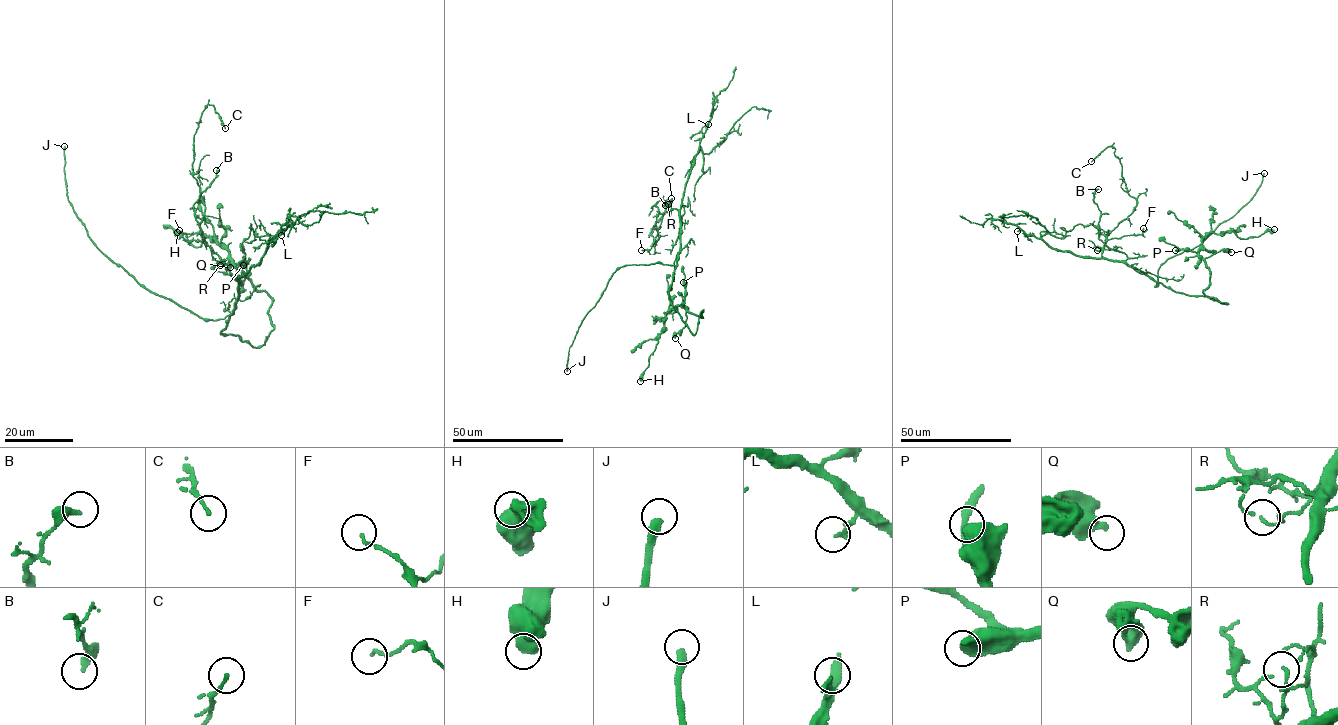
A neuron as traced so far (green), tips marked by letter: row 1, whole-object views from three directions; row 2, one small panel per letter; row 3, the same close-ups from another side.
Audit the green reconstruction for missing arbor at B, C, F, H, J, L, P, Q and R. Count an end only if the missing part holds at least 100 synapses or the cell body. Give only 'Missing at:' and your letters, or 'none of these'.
Missing at: J

